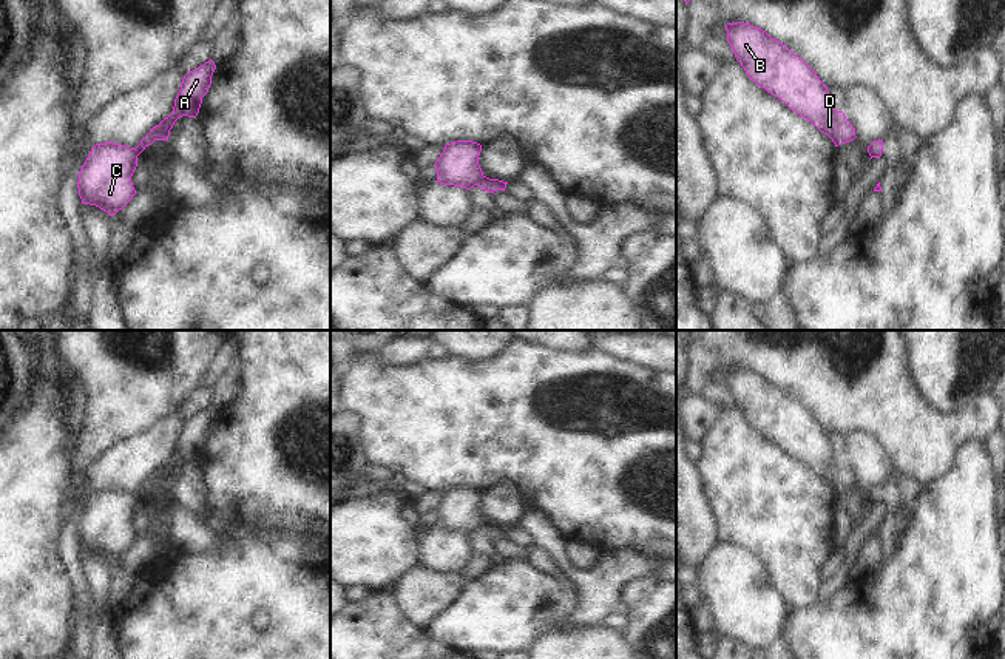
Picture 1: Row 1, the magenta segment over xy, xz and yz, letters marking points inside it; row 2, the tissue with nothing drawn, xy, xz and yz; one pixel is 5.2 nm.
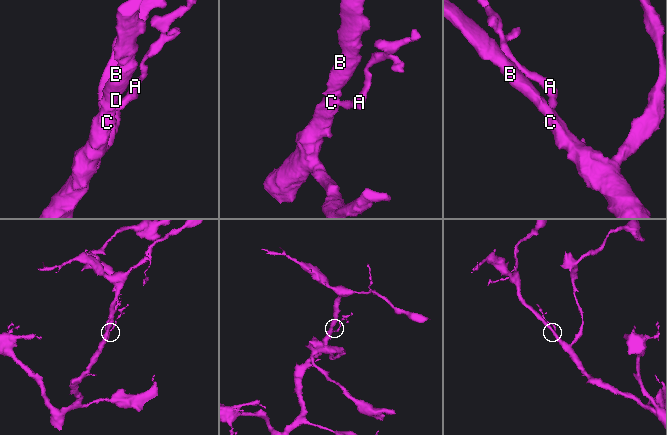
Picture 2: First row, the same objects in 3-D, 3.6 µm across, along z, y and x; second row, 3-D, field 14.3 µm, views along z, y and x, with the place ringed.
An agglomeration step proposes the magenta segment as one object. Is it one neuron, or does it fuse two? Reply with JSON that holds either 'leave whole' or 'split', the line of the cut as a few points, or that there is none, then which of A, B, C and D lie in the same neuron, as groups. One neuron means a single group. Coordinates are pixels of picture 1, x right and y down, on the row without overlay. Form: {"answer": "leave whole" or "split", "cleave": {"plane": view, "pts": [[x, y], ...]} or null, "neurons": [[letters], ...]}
{"answer": "split", "cleave": {"plane": "xz", "pts": [[483, 522], [474, 530]]}, "neurons": [["A"], ["B", "C", "D"]]}

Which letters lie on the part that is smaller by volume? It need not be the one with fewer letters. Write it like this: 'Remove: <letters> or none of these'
Remove: A

